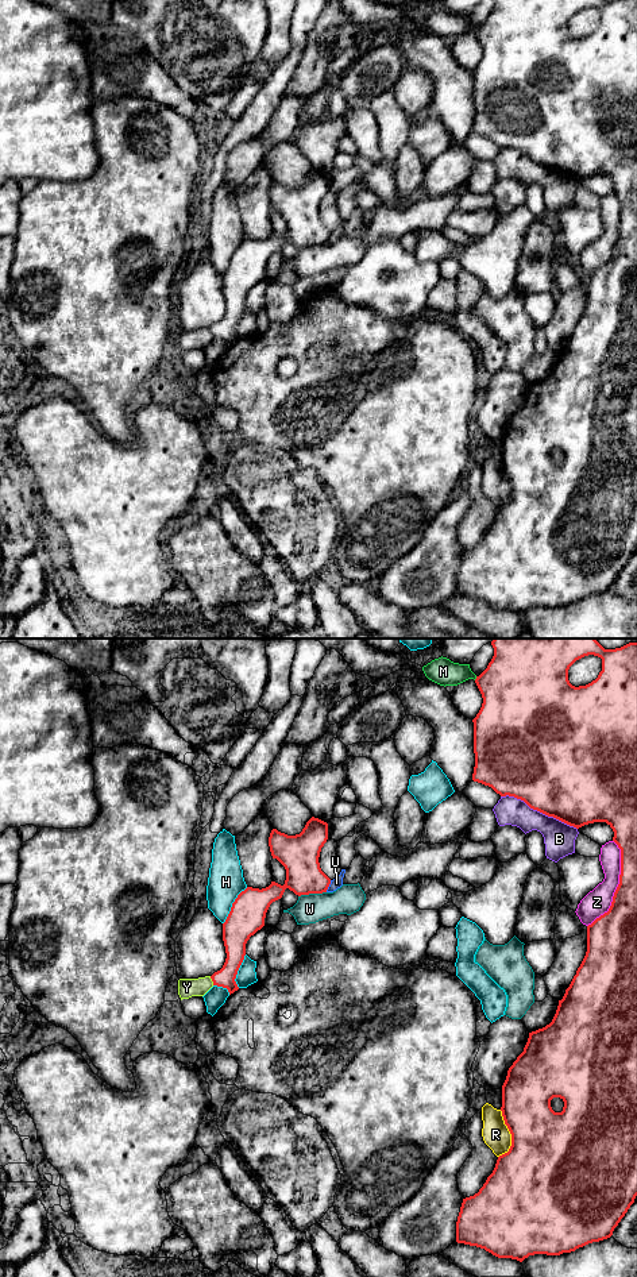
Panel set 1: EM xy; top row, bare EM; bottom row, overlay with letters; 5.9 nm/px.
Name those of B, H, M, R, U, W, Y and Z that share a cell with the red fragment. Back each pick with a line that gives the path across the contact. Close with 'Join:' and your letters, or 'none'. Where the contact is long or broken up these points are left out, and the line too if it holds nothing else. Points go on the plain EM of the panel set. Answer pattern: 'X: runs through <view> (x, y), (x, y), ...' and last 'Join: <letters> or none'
Join: none

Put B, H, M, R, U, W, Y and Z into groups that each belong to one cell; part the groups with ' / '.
B / H / M / R / U / W / Y / Z

